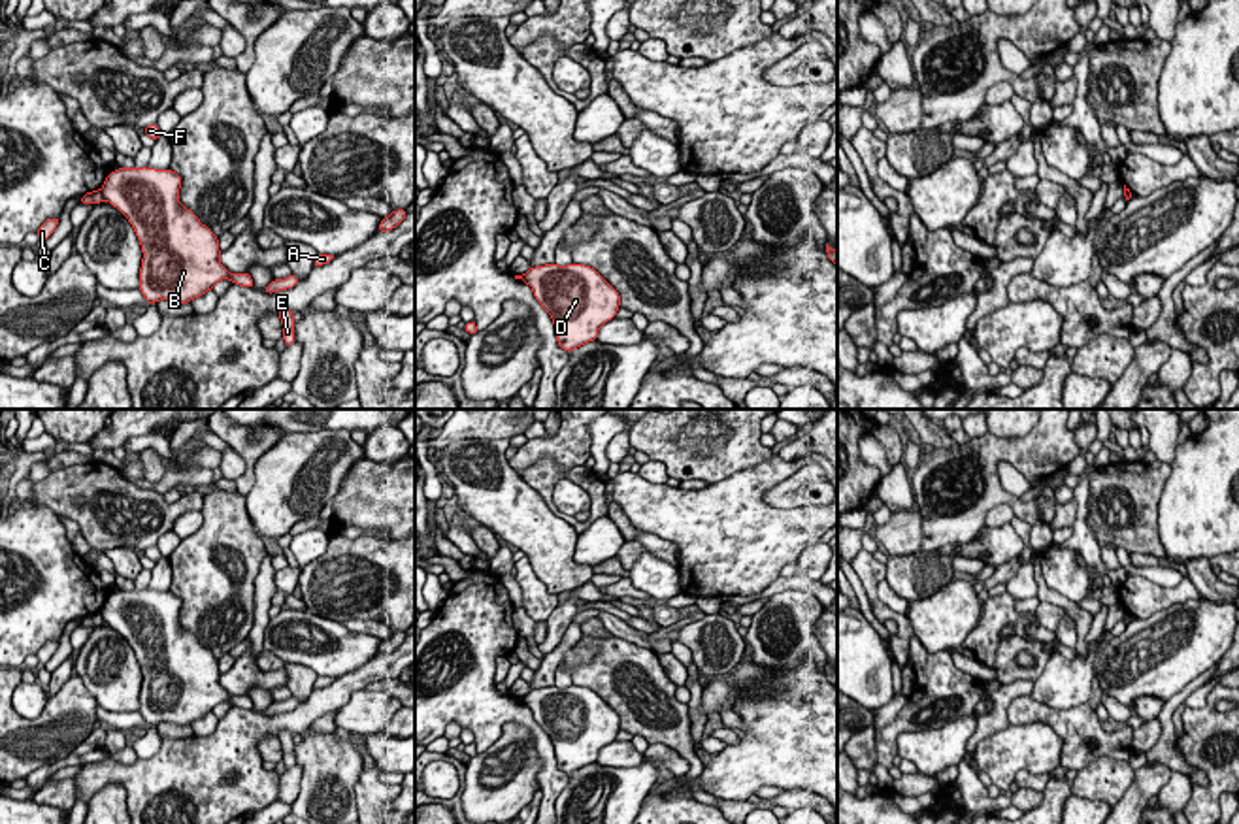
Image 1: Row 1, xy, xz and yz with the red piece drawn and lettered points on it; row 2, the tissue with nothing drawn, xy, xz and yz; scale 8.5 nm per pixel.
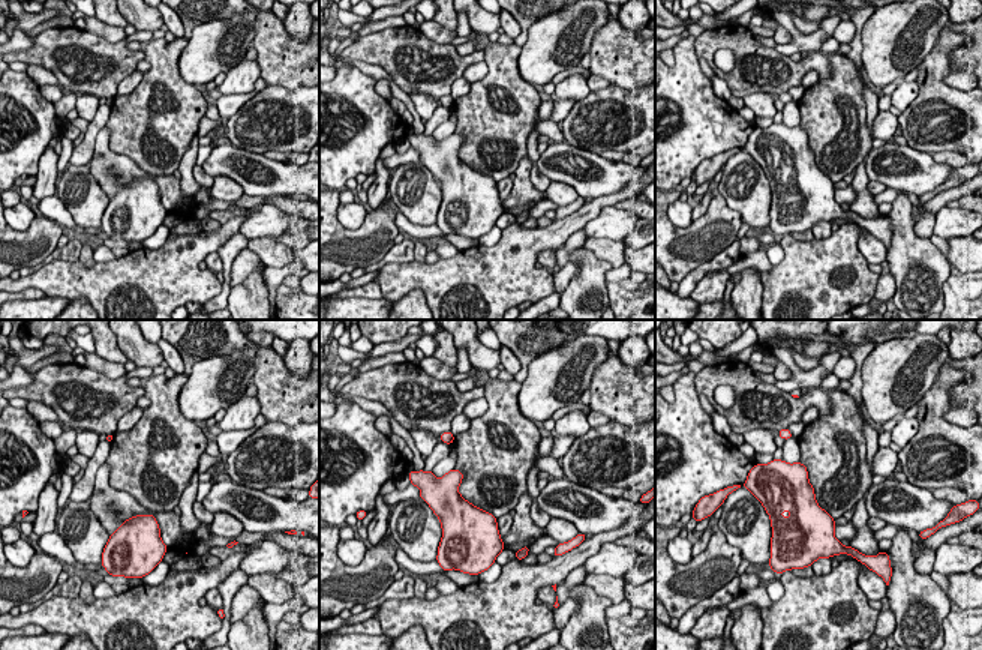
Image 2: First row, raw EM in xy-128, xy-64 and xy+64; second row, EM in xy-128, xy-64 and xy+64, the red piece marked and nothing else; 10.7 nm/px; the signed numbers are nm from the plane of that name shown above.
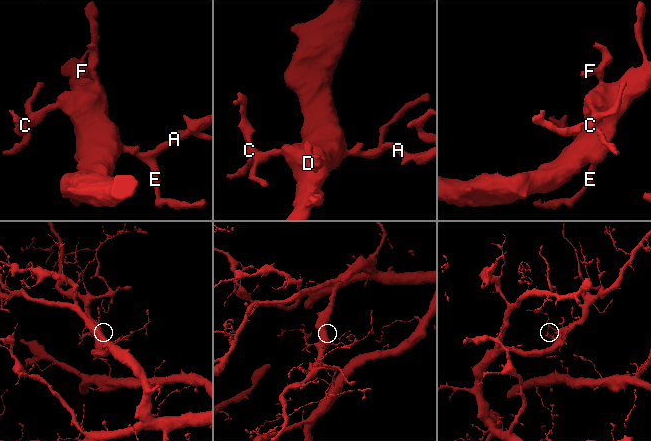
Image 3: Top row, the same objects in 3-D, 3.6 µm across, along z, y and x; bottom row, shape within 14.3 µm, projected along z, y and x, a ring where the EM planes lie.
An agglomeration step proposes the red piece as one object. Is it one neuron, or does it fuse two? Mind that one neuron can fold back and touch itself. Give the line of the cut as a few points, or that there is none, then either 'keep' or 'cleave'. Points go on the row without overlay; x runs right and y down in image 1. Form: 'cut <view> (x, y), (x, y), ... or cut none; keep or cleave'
cut xy (99, 613), (104, 621); cleave

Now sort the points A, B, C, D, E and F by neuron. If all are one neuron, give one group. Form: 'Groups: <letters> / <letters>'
Groups: A B D E F / C

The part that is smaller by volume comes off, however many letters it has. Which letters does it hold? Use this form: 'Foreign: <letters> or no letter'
Foreign: C

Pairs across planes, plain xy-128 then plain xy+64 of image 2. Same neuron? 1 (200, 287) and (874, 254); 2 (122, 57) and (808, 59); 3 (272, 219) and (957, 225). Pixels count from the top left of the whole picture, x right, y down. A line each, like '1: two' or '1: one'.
1: two
2: one
3: one

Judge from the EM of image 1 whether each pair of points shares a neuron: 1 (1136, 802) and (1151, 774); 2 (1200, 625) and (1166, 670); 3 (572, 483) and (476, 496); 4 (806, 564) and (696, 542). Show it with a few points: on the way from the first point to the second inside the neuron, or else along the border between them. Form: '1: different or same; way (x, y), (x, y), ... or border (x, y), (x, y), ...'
1: same; way (1138, 794), (1147, 781)
2: same; way (1194, 636), (1175, 659)
3: different; border (519, 474), (564, 521)
4: different; border (817, 542), (796, 559)

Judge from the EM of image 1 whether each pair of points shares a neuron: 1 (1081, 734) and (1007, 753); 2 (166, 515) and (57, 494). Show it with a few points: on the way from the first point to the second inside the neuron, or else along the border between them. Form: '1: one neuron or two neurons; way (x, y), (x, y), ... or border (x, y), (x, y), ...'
1: two neurons; border (1019, 723), (1045, 723), (1062, 743), (1060, 764)
2: one neuron; way (140, 513), (83, 513)

